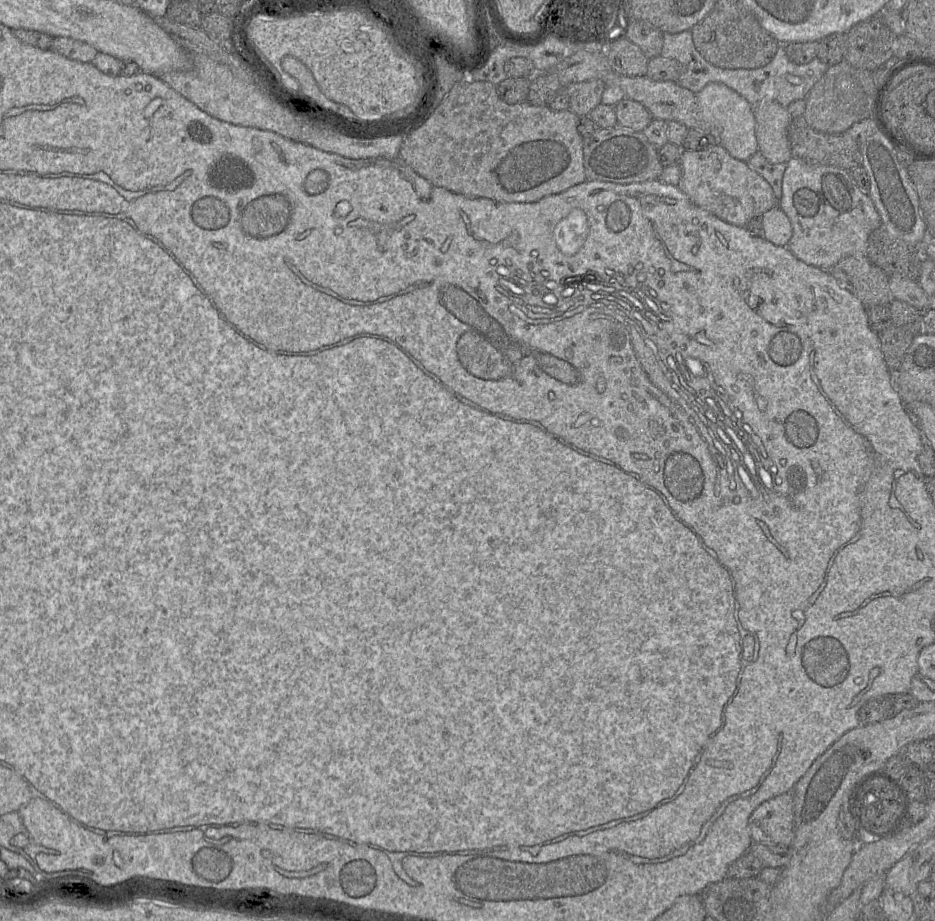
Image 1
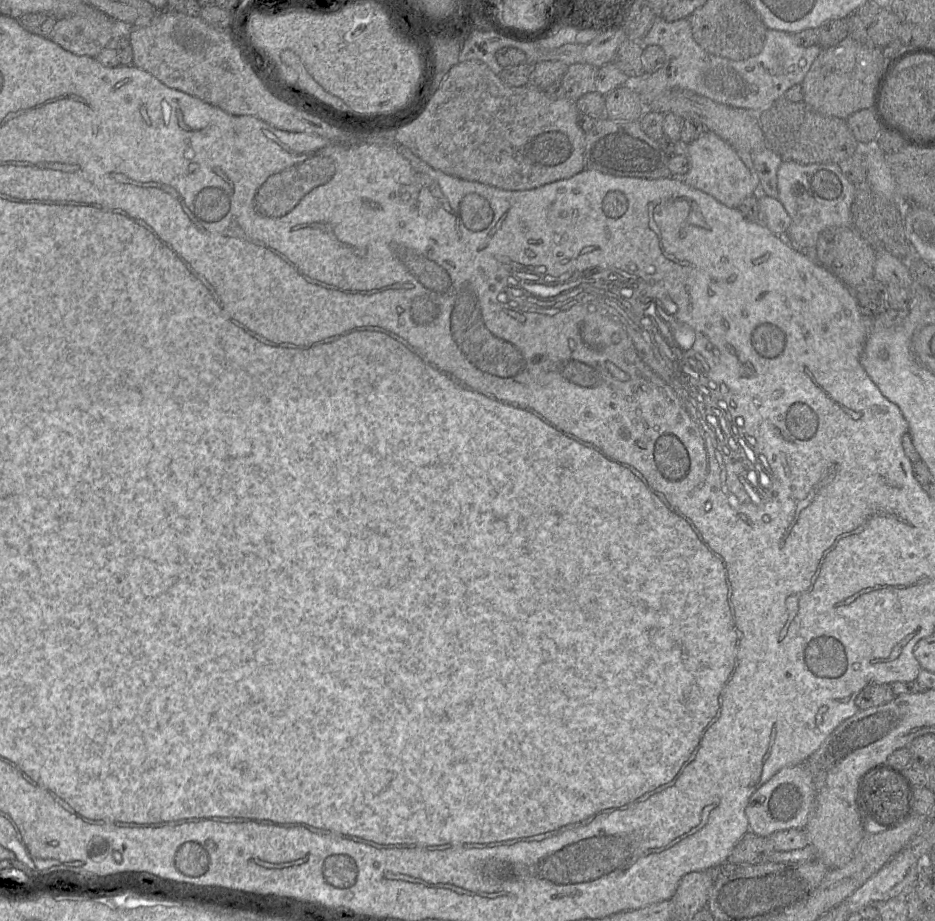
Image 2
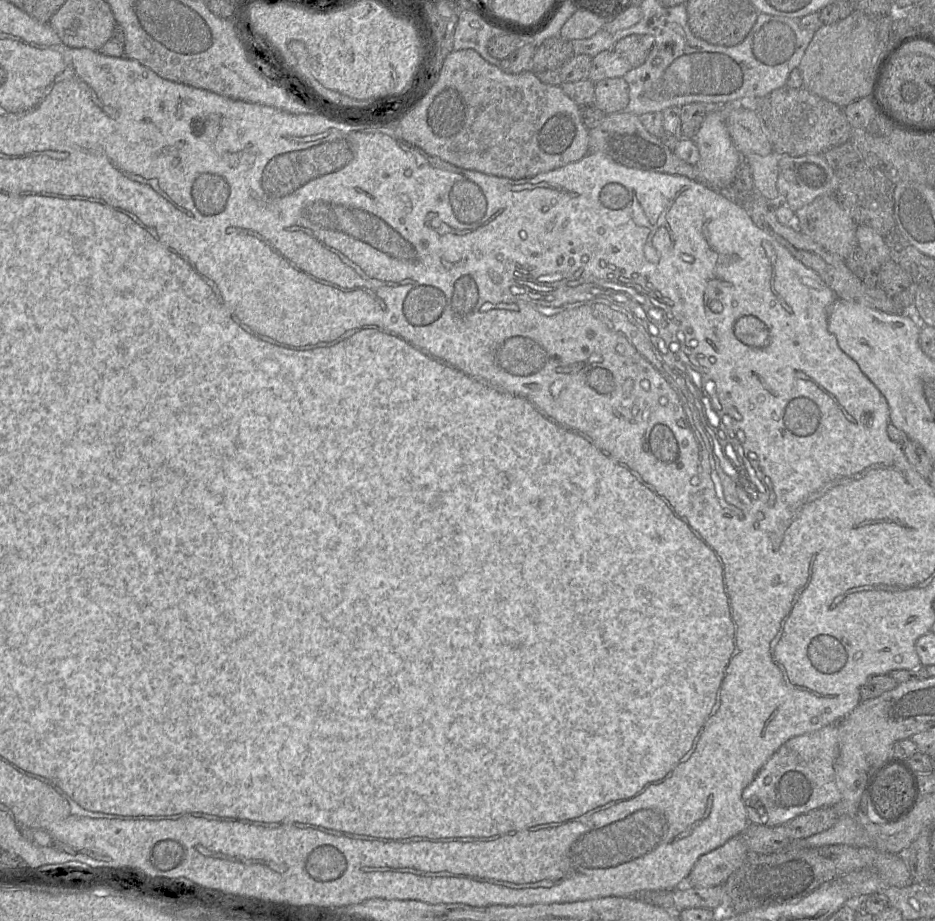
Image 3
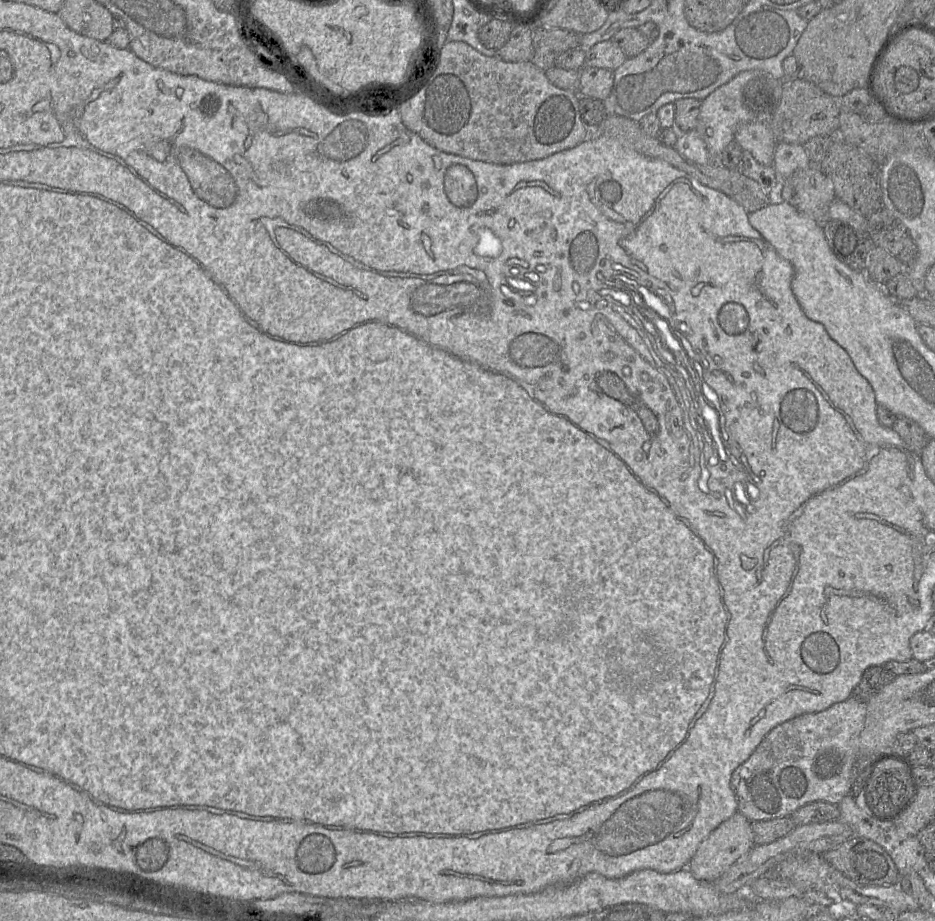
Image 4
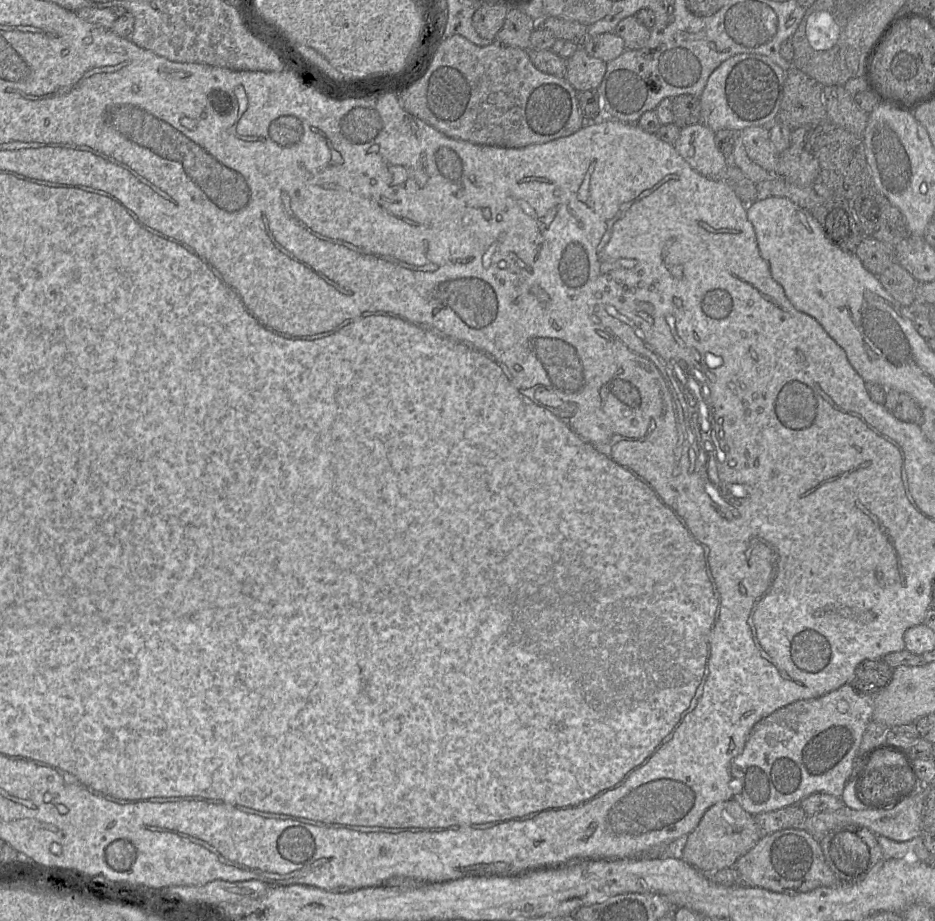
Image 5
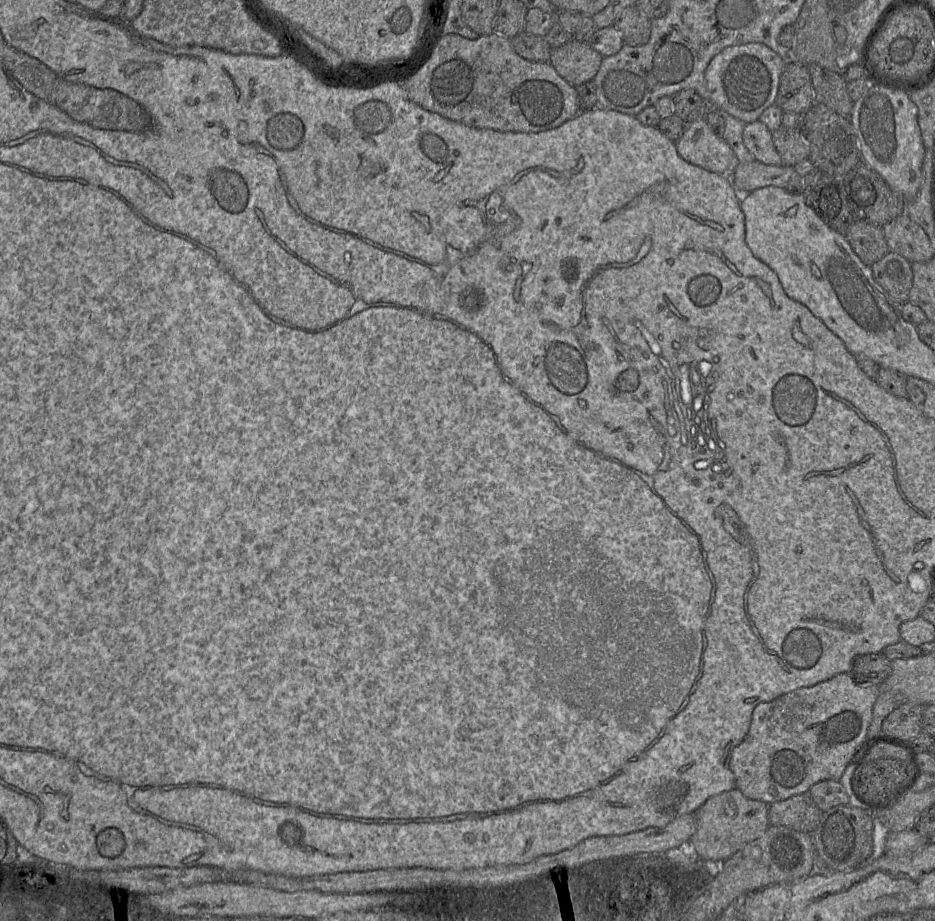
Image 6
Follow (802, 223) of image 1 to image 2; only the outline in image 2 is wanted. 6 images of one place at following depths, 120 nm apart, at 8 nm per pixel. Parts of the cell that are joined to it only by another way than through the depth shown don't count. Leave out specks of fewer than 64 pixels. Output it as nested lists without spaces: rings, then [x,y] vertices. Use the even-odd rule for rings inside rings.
[[[783,161],[777,172],[778,200],[791,218],[785,234],[786,241],[798,251],[814,258],[814,251],[821,232],[832,227],[851,227],[851,206],[856,186],[836,164],[799,164]]]

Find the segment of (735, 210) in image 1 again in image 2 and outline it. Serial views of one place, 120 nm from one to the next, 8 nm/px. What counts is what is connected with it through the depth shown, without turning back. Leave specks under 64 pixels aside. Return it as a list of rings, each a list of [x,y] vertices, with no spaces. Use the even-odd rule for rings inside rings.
[[[704,131],[698,139],[684,145],[684,153],[689,159],[690,169],[682,178],[689,186],[711,195],[729,208],[738,208],[751,195],[759,196],[758,177],[752,176],[737,151],[715,133]]]

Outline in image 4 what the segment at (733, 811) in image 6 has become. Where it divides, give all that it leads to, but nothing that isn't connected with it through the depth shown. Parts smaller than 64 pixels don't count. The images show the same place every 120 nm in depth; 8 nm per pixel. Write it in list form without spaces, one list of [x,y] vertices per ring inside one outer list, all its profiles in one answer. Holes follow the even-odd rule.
[[[740,812],[718,825],[699,845],[696,853],[687,864],[688,870],[699,880],[715,882],[730,866],[753,847],[751,822]]]

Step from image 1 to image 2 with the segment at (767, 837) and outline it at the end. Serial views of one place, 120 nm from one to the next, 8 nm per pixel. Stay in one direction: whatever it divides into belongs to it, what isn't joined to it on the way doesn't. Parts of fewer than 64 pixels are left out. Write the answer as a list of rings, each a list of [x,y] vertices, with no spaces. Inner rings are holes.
[[[806,763],[782,768],[750,796],[745,809],[749,832],[769,837],[782,830],[804,829],[814,808],[814,798],[814,785]]]

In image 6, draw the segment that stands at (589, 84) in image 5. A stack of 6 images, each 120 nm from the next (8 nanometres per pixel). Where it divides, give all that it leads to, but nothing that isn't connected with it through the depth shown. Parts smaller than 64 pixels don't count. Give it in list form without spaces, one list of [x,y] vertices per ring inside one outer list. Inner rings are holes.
[[[571,39],[560,47],[552,48],[549,63],[564,80],[574,87],[577,87],[594,79],[603,58],[604,57],[594,50],[587,42]]]

